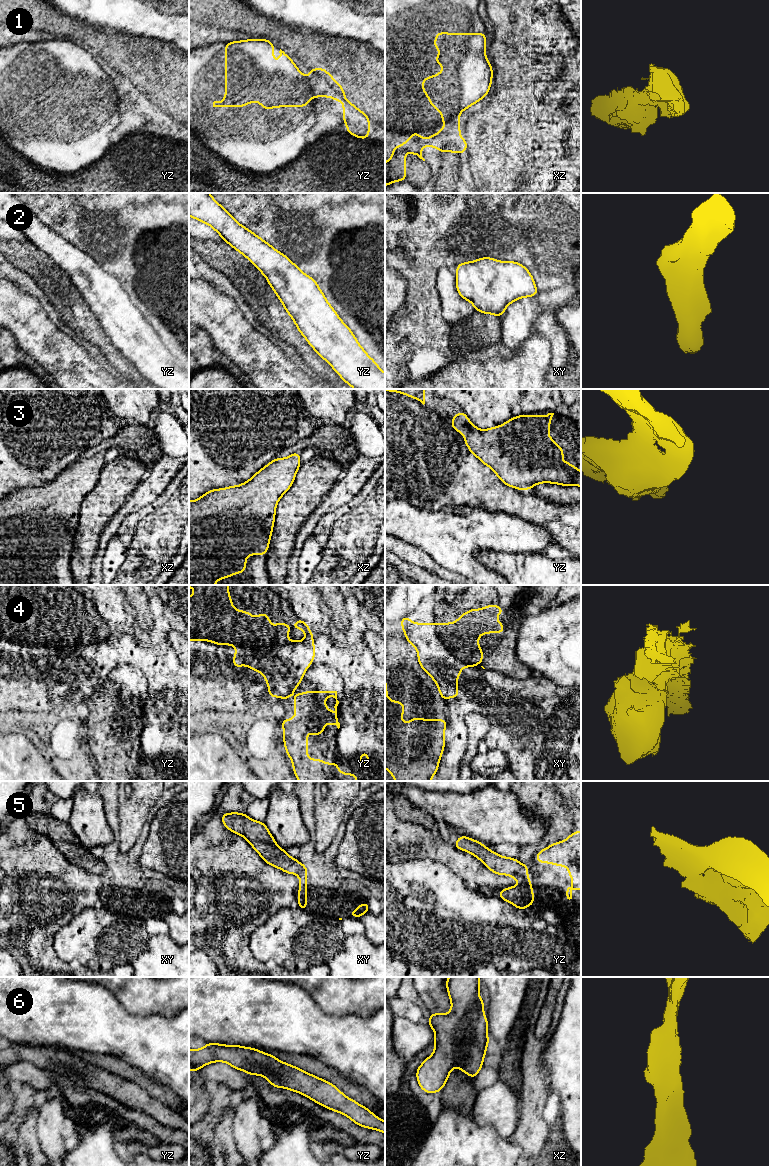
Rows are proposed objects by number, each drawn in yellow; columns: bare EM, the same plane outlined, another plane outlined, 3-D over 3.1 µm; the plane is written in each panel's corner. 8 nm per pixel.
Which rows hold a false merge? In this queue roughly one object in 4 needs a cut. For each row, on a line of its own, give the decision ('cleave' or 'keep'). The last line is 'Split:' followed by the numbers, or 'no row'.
1: cleave
2: keep
3: keep
4: cleave
5: cleave
6: keep
Split: 1, 4, 5

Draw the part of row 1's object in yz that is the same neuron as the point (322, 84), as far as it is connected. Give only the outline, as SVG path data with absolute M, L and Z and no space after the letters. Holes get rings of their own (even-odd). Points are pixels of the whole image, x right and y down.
M322 67L313 68L309 71L308 81L312 97L332 97L334 101L343 102L343 121L349 135L369 139L369 116L347 100L343 87L328 71Z

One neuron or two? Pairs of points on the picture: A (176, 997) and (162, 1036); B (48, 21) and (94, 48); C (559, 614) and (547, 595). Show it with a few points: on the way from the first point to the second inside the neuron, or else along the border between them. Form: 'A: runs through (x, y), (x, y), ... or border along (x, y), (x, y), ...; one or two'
A: border along (178, 1011), (172, 1017), (158, 1014), (145, 1015); two
B: runs through (59, 23), (75, 29), (83, 37); one
C: border along (551, 604), (542, 609); two

